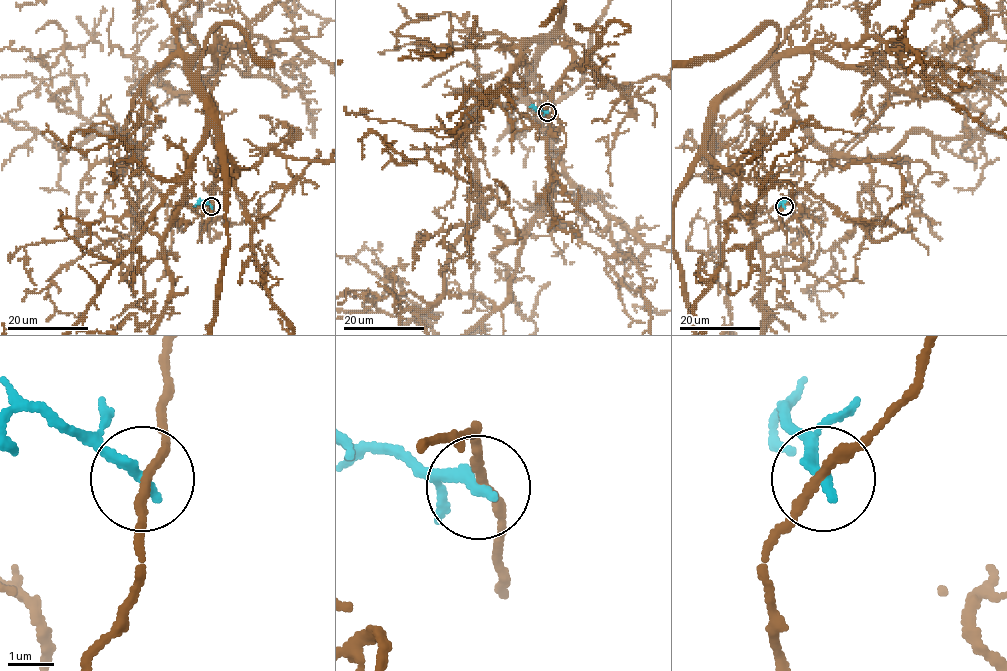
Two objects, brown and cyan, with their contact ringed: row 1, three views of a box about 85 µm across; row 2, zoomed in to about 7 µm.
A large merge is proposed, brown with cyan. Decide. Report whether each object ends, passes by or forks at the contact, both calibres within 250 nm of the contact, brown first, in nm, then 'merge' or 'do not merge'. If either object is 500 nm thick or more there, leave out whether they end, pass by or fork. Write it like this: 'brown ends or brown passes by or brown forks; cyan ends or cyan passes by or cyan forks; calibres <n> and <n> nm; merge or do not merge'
brown passes by; cyan ends; calibres 200 and 280 nm; do not merge

